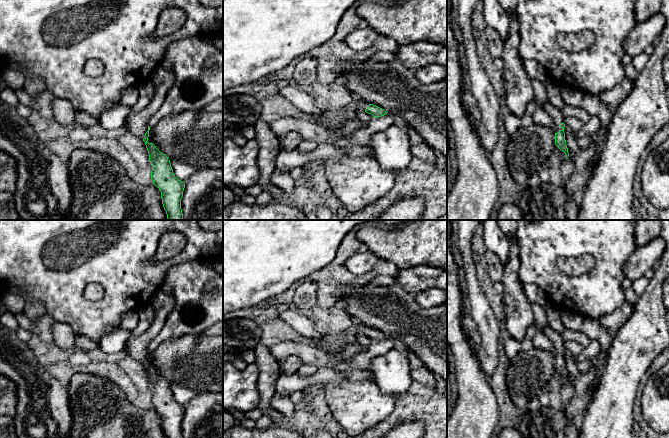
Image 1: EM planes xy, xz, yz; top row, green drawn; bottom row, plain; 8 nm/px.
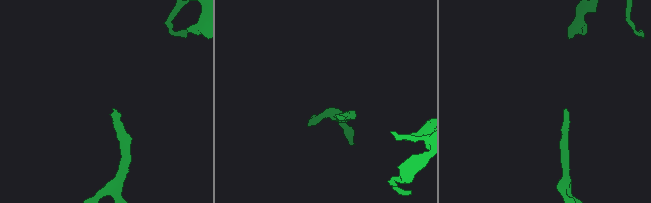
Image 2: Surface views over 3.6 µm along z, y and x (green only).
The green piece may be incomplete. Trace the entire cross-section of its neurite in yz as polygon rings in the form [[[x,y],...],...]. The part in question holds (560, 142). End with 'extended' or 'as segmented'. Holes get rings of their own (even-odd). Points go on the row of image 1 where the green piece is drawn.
[[[547,101],[542,108],[548,113],[548,115],[551,117],[553,121],[554,126],[552,127],[552,130],[555,134],[555,145],[561,151],[563,151],[566,155],[566,158],[568,158],[569,153],[565,140],[564,133],[565,124],[562,111],[554,107],[549,101]]] | extended

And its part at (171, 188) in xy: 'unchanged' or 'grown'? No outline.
grown

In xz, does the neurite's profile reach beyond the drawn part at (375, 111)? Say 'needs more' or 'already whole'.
needs more

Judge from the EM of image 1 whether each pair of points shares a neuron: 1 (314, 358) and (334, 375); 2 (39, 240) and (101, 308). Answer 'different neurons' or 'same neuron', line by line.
1: different neurons
2: same neuron

